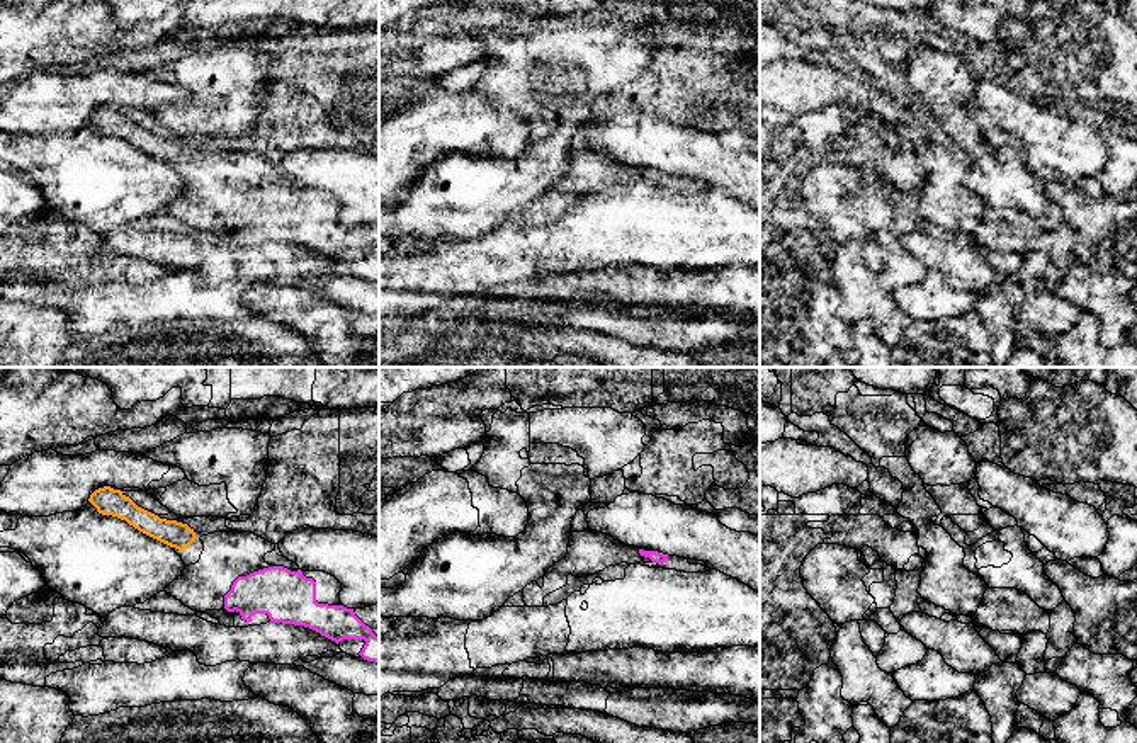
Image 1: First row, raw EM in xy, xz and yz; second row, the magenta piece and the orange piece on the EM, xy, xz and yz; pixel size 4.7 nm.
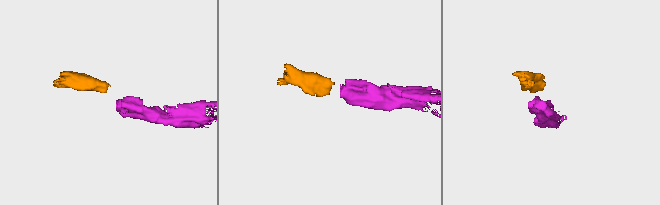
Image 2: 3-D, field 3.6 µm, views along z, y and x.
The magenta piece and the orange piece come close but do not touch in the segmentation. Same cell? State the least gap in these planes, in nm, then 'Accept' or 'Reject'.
Distance 280 nm. Accept

